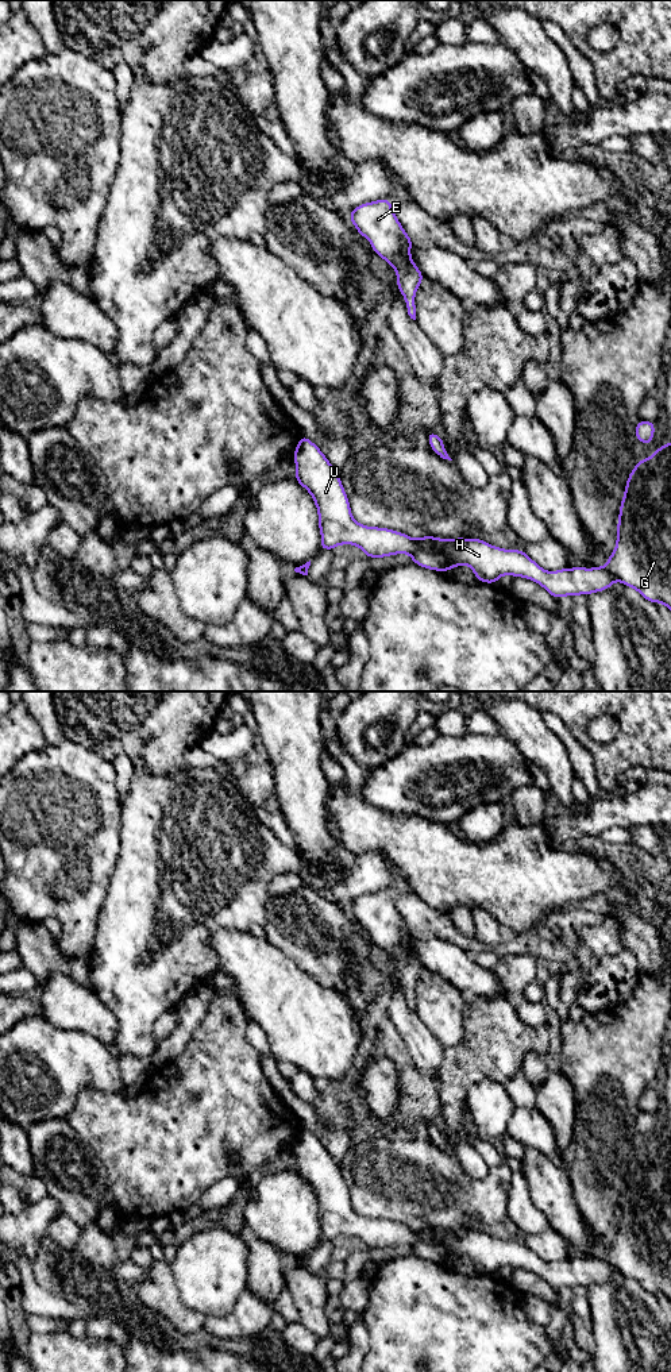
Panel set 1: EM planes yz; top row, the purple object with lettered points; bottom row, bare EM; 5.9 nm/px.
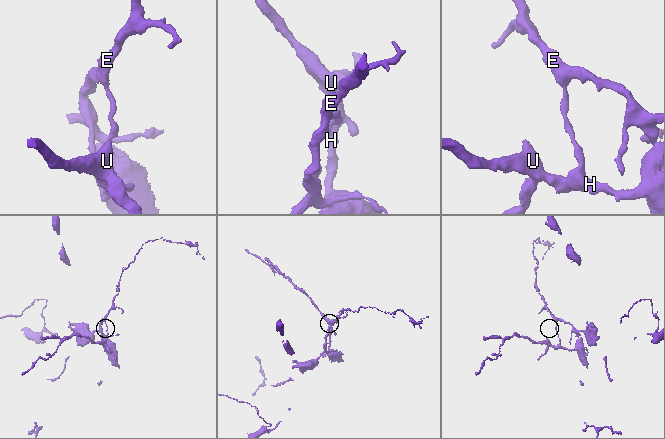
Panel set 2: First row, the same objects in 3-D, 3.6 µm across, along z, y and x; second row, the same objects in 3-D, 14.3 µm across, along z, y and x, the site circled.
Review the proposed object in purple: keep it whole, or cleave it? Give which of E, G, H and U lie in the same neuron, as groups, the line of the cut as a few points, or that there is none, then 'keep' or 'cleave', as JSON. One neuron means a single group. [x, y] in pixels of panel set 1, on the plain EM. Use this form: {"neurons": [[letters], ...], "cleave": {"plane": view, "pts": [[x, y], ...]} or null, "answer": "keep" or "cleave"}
{"neurons": [["E"], ["G", "H", "U"]], "cleave": {"plane": "yz", "pts": [[440, 1238], [435, 1244], [417, 1240], [412, 1247]]}, "answer": "cleave"}

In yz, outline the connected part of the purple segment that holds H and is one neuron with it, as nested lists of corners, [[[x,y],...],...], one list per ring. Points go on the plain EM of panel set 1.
[[[666,1134],[651,1149],[640,1151],[628,1168],[620,1198],[617,1234],[605,1259],[564,1259],[545,1263],[524,1242],[504,1241],[479,1230],[466,1234],[448,1245],[450,1260],[467,1256],[475,1271],[495,1275],[500,1268],[524,1268],[541,1276],[552,1288],[587,1287],[603,1283],[616,1272],[636,1280],[647,1292],[662,1294],[671,1302],[671,1134]]]

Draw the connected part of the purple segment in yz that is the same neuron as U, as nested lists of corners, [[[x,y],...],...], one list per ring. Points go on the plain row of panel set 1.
[[[300,1128],[296,1142],[296,1172],[312,1187],[319,1205],[321,1223],[320,1241],[333,1241],[339,1236],[354,1236],[367,1249],[409,1245],[420,1240],[439,1244],[429,1232],[412,1230],[402,1223],[358,1215],[352,1206],[340,1168],[320,1140],[308,1129]]]

